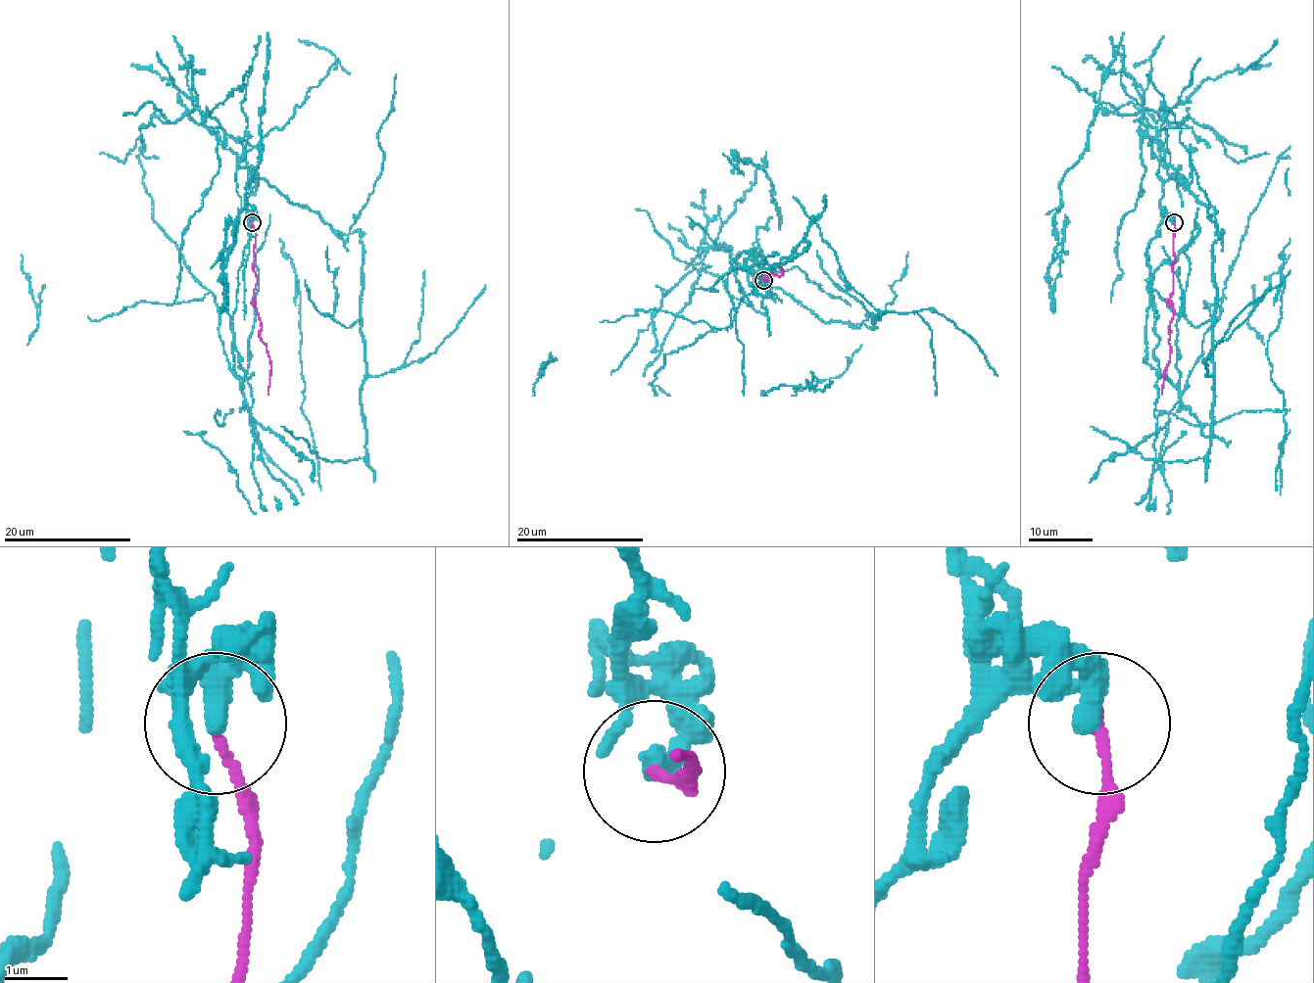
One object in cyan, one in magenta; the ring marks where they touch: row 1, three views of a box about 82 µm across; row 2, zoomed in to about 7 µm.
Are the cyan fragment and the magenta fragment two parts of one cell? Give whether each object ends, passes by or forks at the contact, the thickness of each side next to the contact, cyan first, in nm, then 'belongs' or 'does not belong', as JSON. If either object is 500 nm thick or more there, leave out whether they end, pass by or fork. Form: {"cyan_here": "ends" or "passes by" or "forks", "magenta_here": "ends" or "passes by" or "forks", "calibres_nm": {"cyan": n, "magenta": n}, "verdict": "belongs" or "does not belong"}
{"cyan_here": "ends", "magenta_here": "ends", "calibres_nm": {"cyan": 420, "magenta": 130}, "verdict": "does not belong"}

